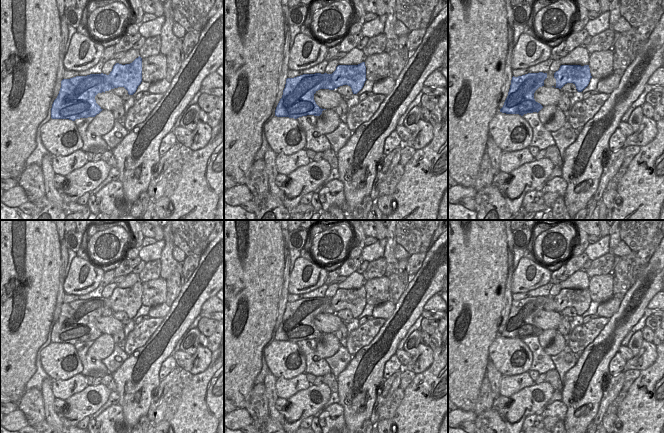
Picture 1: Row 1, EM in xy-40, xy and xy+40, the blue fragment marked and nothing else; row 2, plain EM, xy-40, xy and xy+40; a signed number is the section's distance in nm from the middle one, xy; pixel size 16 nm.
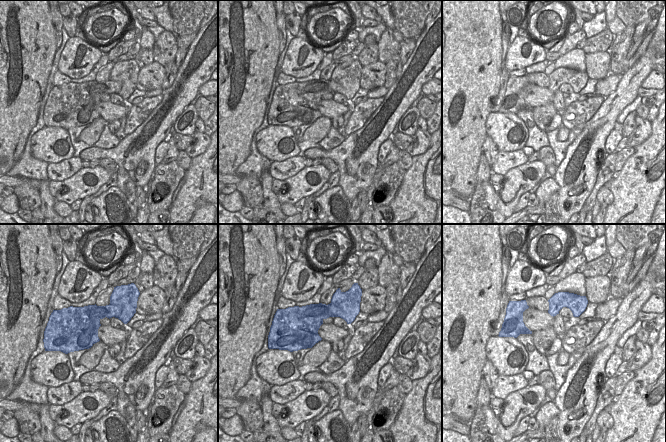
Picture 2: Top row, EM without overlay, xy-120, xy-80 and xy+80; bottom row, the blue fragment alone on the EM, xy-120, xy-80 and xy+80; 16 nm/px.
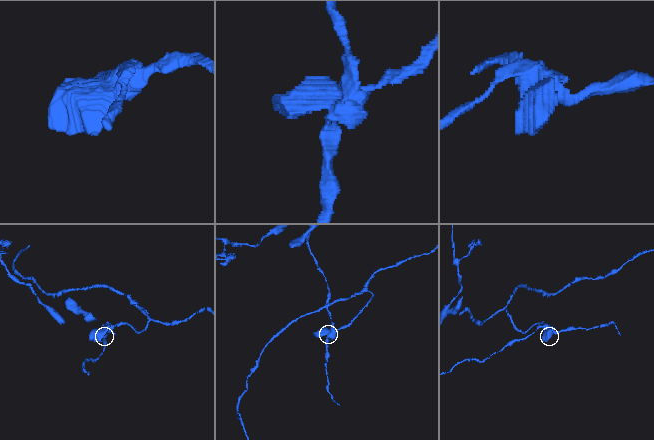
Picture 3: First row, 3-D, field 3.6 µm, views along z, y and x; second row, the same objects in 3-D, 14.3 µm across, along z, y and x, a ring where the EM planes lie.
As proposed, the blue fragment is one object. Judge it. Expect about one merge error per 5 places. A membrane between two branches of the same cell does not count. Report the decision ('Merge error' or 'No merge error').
Merge error

